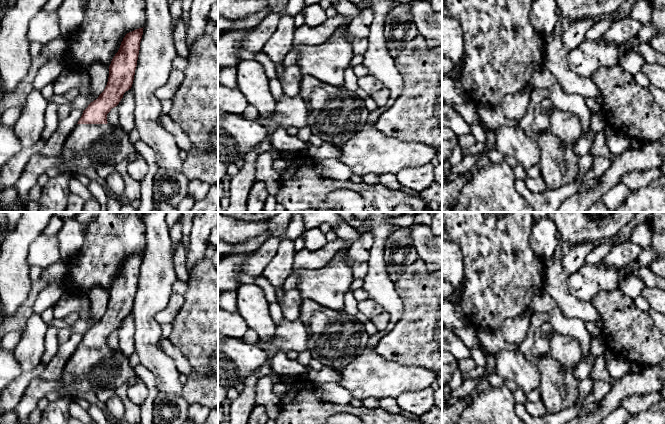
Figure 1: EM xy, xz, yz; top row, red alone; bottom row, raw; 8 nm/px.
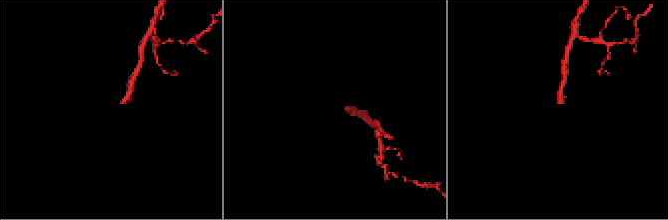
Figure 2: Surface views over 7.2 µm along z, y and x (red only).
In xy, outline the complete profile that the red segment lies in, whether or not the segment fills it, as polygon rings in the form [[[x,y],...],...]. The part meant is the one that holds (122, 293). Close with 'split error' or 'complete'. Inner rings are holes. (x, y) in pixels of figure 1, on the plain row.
[[[139,252],[123,262],[109,290],[104,315],[83,335],[69,358],[61,375],[64,386],[58,391],[59,398],[49,402],[38,424],[68,424],[68,406],[78,393],[108,388],[116,390],[135,376],[129,358],[120,348],[110,349],[107,338],[132,311],[142,259],[143,252]]]; split error

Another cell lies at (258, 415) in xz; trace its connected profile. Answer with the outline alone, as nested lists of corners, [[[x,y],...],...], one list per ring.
[[[256,404],[249,416],[248,424],[266,424],[268,419],[265,408]]]

